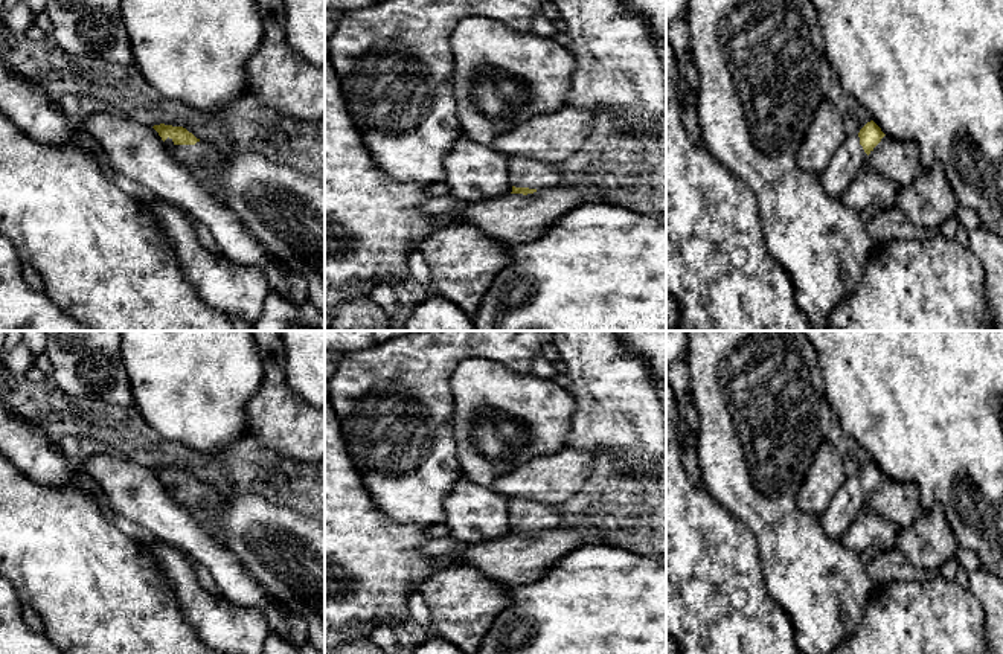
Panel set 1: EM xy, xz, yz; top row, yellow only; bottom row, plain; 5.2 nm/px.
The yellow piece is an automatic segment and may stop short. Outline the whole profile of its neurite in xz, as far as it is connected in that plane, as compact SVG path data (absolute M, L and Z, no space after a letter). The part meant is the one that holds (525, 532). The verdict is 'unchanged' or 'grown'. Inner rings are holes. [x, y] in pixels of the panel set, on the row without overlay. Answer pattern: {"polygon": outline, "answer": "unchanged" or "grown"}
{"polygon": "M529 499L509 502L511 535L534 535L543 529L561 526L561 512L556 505L537 503Z", "answer": "grown"}

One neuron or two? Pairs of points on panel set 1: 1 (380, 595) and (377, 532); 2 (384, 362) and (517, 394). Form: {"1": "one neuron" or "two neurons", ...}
{"1": "one neuron", "2": "two neurons"}

